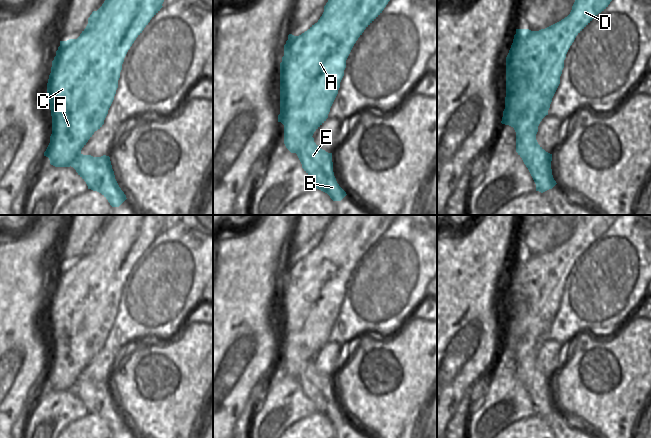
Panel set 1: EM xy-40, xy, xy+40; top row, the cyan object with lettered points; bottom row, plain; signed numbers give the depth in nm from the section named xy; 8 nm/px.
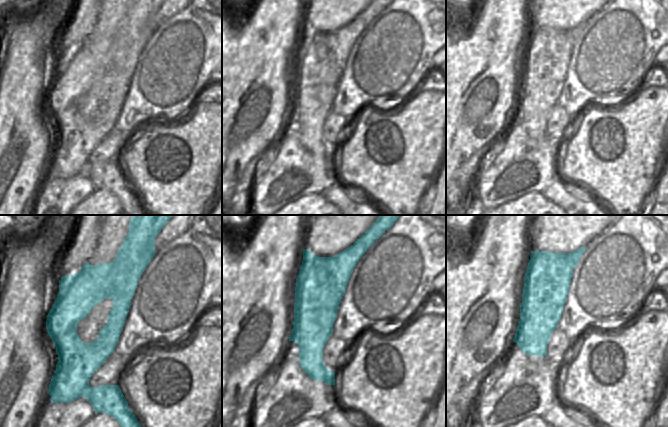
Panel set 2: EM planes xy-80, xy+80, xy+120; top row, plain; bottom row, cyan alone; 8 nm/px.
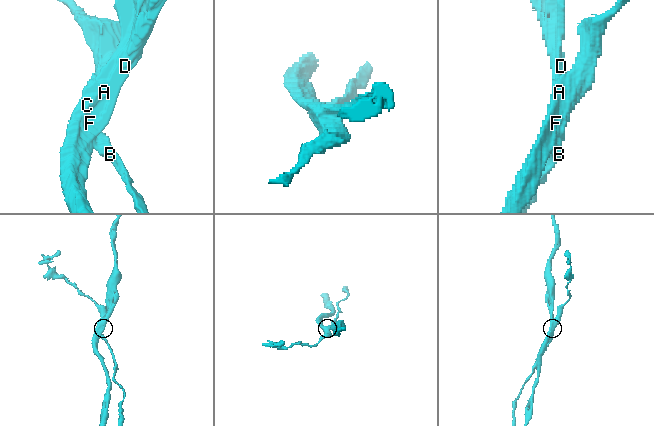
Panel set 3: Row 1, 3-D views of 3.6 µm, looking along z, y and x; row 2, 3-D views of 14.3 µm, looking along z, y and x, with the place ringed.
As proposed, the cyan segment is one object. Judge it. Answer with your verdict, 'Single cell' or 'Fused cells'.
Fused cells

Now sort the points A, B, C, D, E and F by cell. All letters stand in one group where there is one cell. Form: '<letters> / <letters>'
A C D F / B E

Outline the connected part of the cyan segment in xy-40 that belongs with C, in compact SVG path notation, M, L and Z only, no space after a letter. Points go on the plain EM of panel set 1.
M116 215L104 225L97 235L92 236L86 252L77 263L60 265L47 307L47 323L52 340L52 358L44 380L49 382L51 389L55 391L72 390L94 356L104 348L118 312L124 282L136 262L163 231L166 216Z

